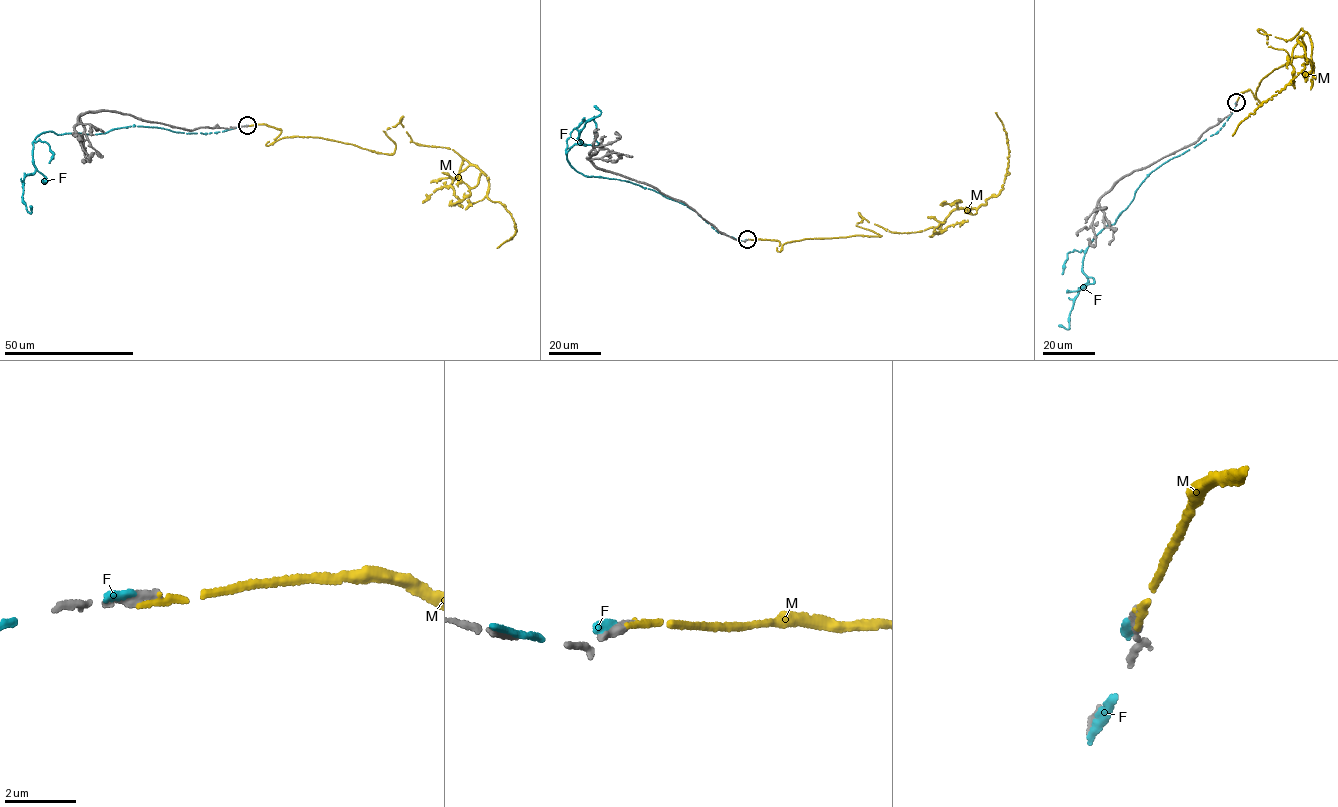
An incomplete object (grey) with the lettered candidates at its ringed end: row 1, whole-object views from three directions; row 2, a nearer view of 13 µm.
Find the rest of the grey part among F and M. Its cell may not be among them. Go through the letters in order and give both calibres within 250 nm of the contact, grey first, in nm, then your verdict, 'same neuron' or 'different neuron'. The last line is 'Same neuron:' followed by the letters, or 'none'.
F: 300/200 nm | different neuron
M: 300/170 nm | same neuron
Same neuron: M

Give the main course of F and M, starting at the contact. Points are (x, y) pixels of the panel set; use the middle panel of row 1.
F: (745, 240), (715, 230), (654, 190), (571, 167), (567, 152), (584, 145), (580, 131), (601, 113), (593, 106)
M: (747, 240), (879, 237), (859, 214), (921, 232), (979, 207), (1008, 164), (995, 112)

